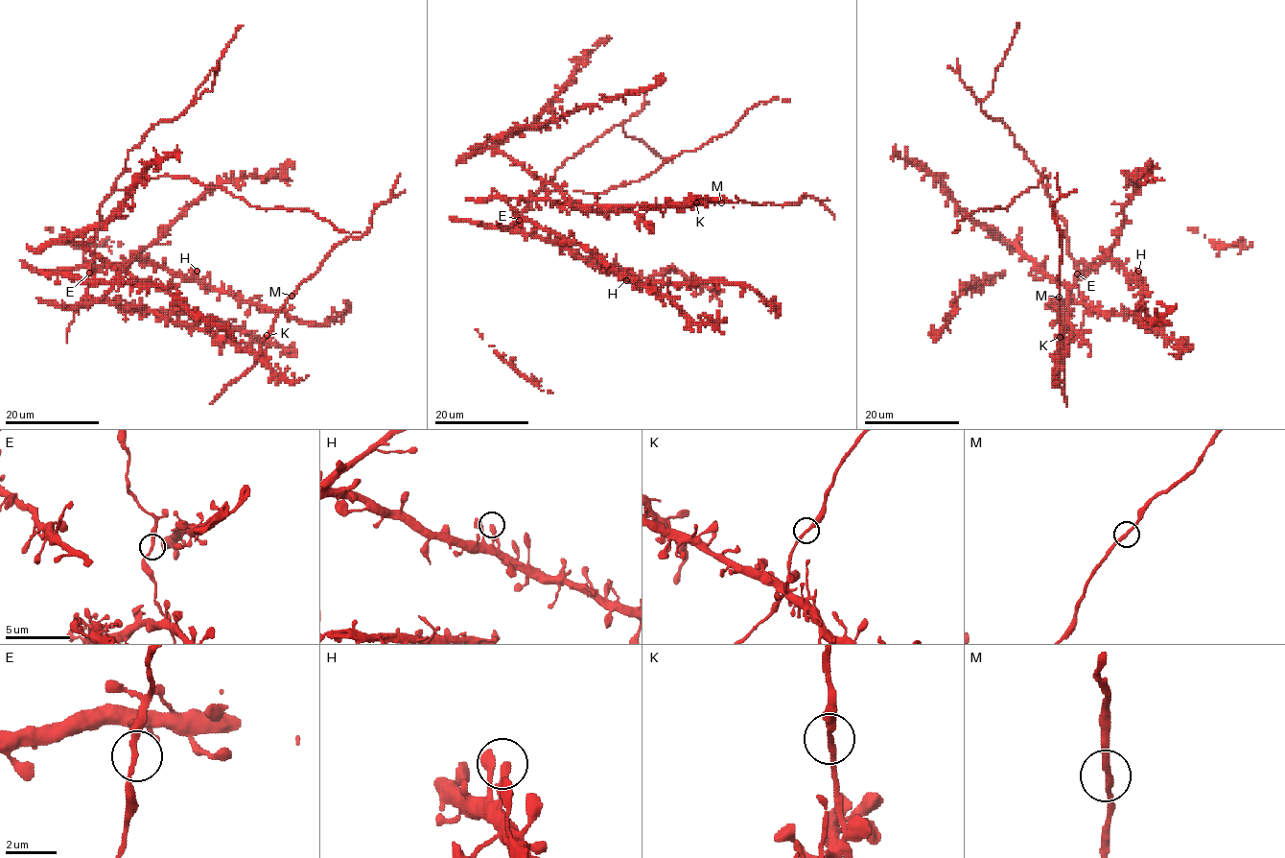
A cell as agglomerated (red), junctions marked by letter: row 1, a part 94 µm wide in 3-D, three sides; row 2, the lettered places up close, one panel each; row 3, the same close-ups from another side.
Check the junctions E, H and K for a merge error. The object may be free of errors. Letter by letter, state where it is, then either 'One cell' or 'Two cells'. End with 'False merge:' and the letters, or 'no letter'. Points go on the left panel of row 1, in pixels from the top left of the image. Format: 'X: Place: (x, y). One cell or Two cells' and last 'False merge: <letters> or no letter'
E: Place: (89, 273). One cell
H: Place: (197, 271). One cell
K: Place: (267, 335). One cell
False merge: no letter

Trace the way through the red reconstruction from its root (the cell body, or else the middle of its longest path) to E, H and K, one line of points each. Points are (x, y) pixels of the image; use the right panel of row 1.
E: (1063, 312), (1055, 303), (1066, 305), (1078, 295), (1074, 278), (1077, 274)
H: (1063, 312), (1055, 303), (1066, 305), (1078, 295), (1074, 275), (1079, 263), (1113, 260), (1133, 278), (1138, 271)
K: (1063, 312), (1062, 355), (1060, 337)

